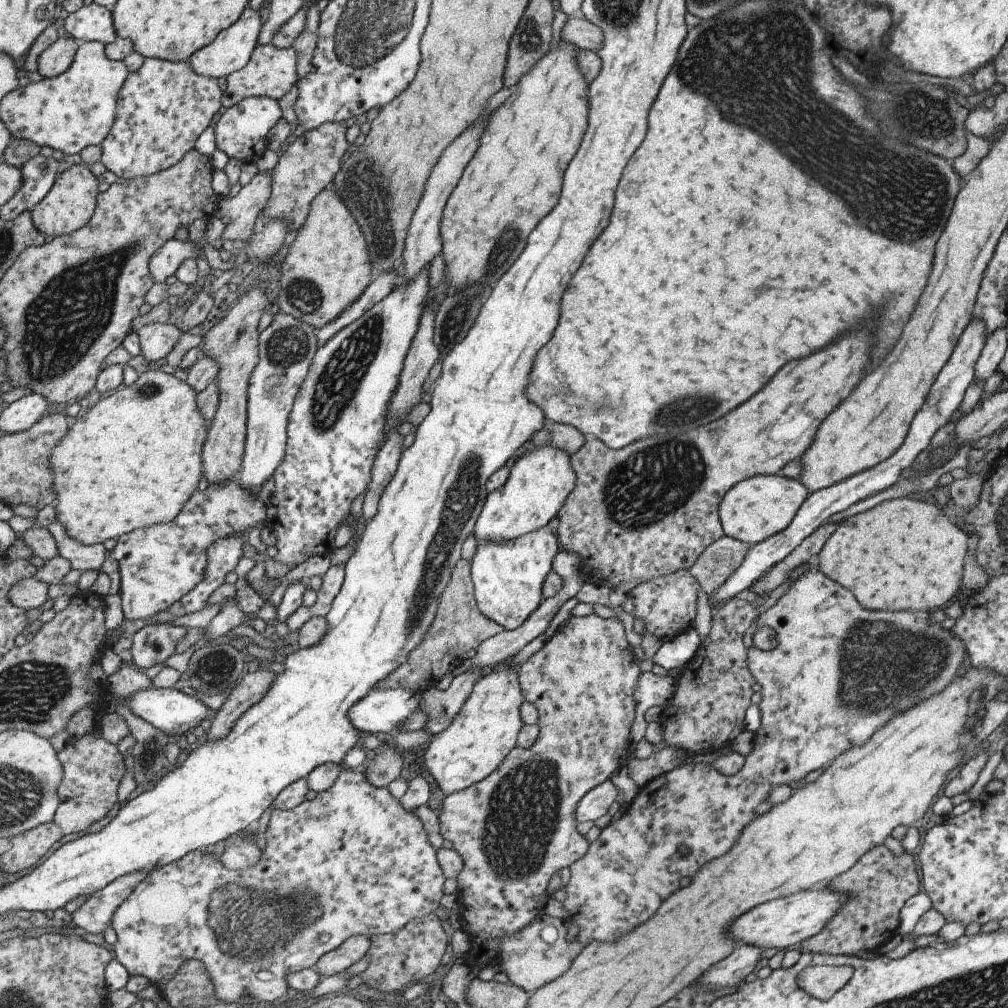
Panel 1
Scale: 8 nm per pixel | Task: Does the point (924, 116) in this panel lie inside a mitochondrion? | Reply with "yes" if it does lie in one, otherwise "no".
yes

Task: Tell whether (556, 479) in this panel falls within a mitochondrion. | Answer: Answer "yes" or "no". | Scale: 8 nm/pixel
no

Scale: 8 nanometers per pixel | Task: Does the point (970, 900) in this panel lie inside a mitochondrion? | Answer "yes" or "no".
no

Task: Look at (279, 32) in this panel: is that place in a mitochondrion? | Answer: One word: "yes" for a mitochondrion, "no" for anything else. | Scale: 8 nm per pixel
no

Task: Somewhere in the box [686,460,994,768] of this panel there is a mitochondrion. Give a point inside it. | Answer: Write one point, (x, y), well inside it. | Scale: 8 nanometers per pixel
(885, 666)

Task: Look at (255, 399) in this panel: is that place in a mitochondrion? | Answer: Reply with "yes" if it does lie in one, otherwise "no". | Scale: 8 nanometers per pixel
no

